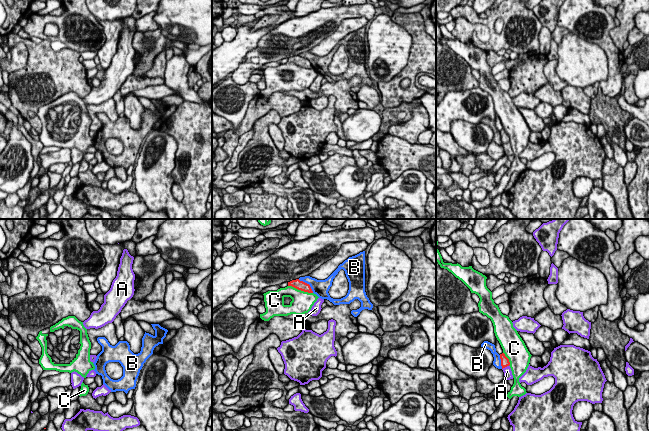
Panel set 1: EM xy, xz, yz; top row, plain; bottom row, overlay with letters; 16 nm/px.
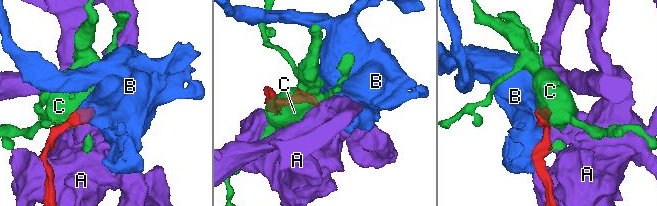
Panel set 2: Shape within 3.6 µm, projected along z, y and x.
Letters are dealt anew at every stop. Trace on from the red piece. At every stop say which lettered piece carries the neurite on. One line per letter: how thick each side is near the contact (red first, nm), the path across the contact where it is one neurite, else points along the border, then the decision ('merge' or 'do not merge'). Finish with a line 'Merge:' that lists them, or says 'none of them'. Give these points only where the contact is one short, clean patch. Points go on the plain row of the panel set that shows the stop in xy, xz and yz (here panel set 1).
A: 130 nm thick on the red side, 130 nm on the other; border along yz (508, 141), (502, 145); do not merge
B: 160 nm thick on the red side, 260 nm on the other; border along xz (298, 55), (306, 58), (313, 68); do not merge
C: 160 nm thick on the red side, 340 nm on the other; do not merge
Merge: none of them

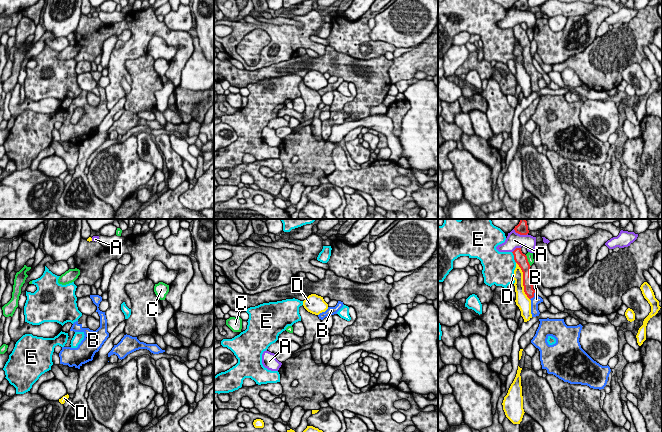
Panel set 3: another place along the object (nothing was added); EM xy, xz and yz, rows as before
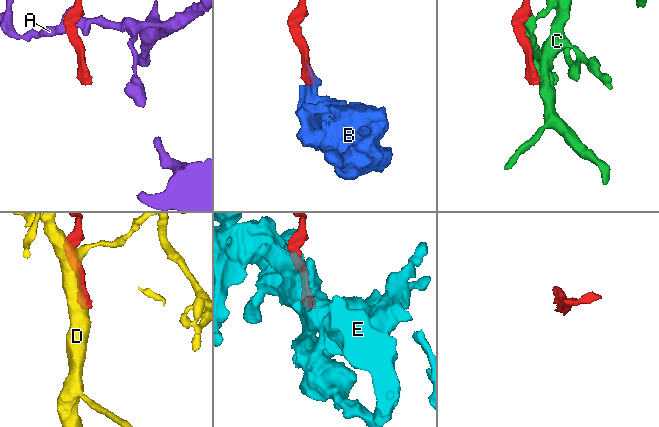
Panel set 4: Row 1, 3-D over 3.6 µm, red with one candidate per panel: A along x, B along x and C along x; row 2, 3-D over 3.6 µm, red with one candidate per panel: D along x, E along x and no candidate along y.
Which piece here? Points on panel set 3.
A: 190 nm thick on the red side, 260 nm on the other; border along yz (520, 23), (517, 23), (512, 28); do not merge
B: 160 nm thick on the red side, 140 nm on the other; merge
C: 190 nm thick on the red side, 100 nm on the other; do not merge
D: 160 nm thick on the red side, 160 nm on the other; do not merge
E: 190 nm thick on the red side, 440 nm on the other; do not merge
Merge: B

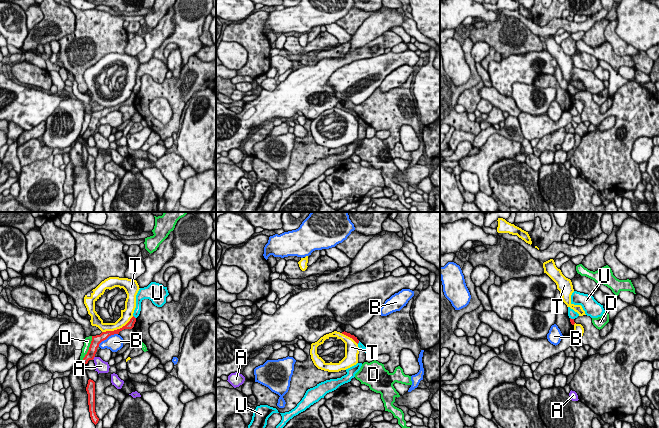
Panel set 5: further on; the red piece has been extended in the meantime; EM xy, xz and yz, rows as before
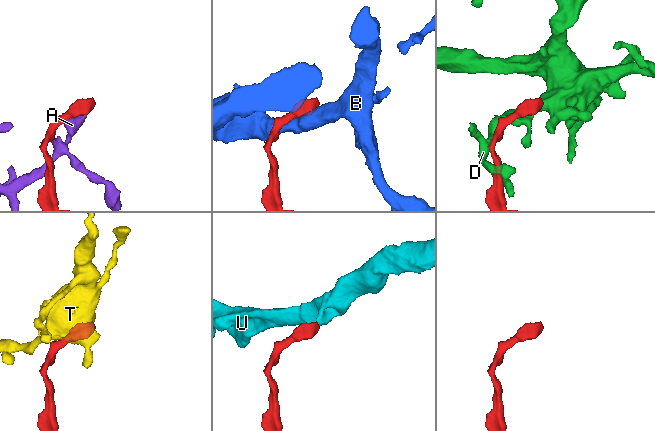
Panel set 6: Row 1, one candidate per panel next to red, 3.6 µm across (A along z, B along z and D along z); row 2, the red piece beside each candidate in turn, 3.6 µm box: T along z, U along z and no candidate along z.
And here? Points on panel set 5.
A: 140 nm thick on the red side, 190 nm on the other; do not merge
B: 160 nm thick on the red side, 260 nm on the other; do not merge
D: 160 nm thick on the red side, 120 nm on the other; do not merge
T: 130 nm thick on the red side, 160 nm on the other; do not merge
U: 120 nm thick on the red side, 100 nm on the other; border along xy (133, 91), (135, 94); do not merge
Merge: none of them

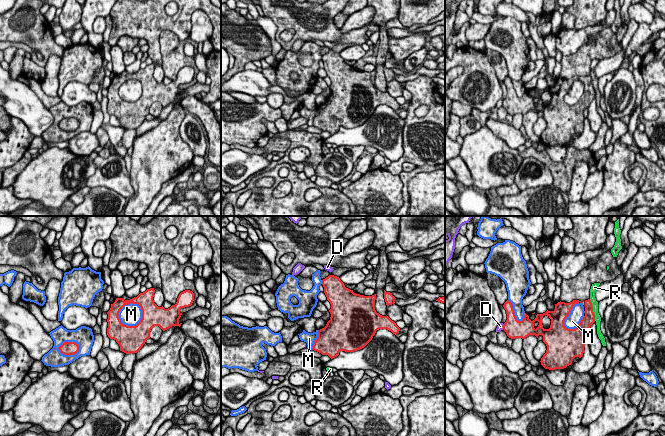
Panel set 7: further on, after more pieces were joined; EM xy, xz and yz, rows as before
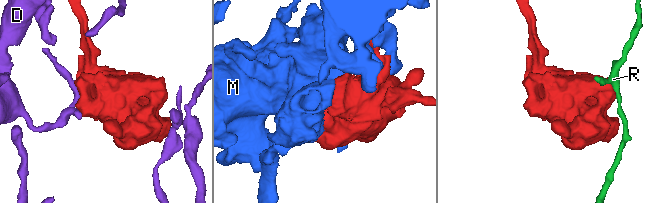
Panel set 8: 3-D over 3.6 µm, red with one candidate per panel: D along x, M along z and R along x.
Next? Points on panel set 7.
D: 280 nm thick on the red side, 90 nm on the other; border along yz (504, 100), (501, 105); do not merge
M: 220 nm thick on the red side, 340 nm on the other; do not merge
R: 190 nm thick on the red side, 100 nm on the other; border along yz (589, 75), (595, 96); do not merge
Merge: none of them

